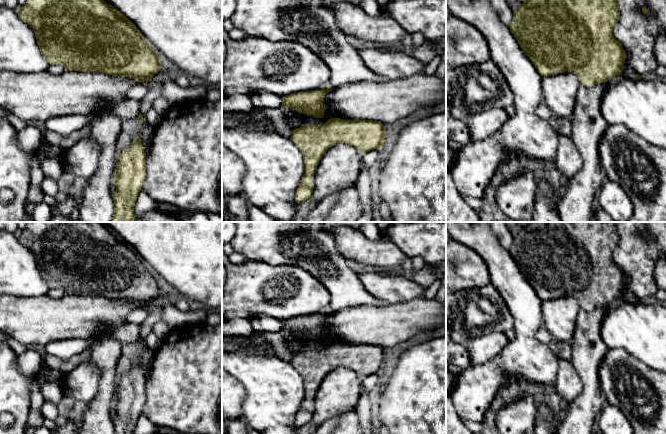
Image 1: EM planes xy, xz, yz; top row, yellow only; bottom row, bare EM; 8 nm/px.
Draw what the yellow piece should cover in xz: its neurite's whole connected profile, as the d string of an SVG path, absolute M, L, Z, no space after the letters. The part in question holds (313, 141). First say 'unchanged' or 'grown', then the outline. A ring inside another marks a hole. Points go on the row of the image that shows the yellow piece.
unchanged; M331 118L323 125L307 125L293 130L290 139L302 152L305 163L305 173L295 193L296 202L300 204L311 197L315 170L329 148L345 143L361 154L381 150L386 135L386 127L380 122L340 118Z

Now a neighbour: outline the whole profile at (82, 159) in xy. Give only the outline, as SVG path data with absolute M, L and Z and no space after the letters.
M83 138L66 150L62 167L75 177L90 178L97 170L101 146L90 138Z

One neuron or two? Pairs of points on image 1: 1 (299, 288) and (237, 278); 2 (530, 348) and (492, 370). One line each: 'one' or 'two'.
1: one
2: one

